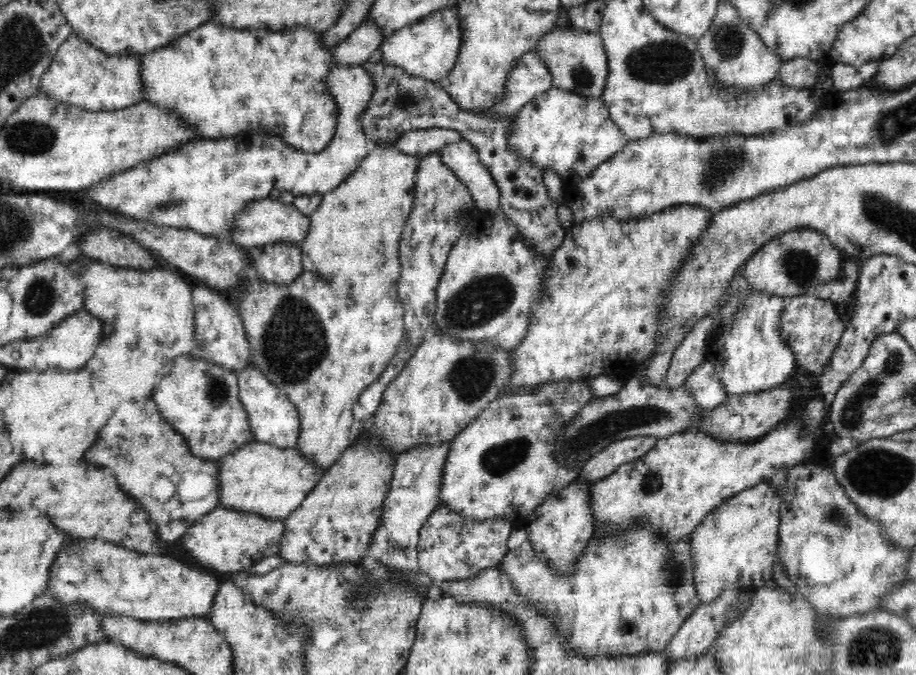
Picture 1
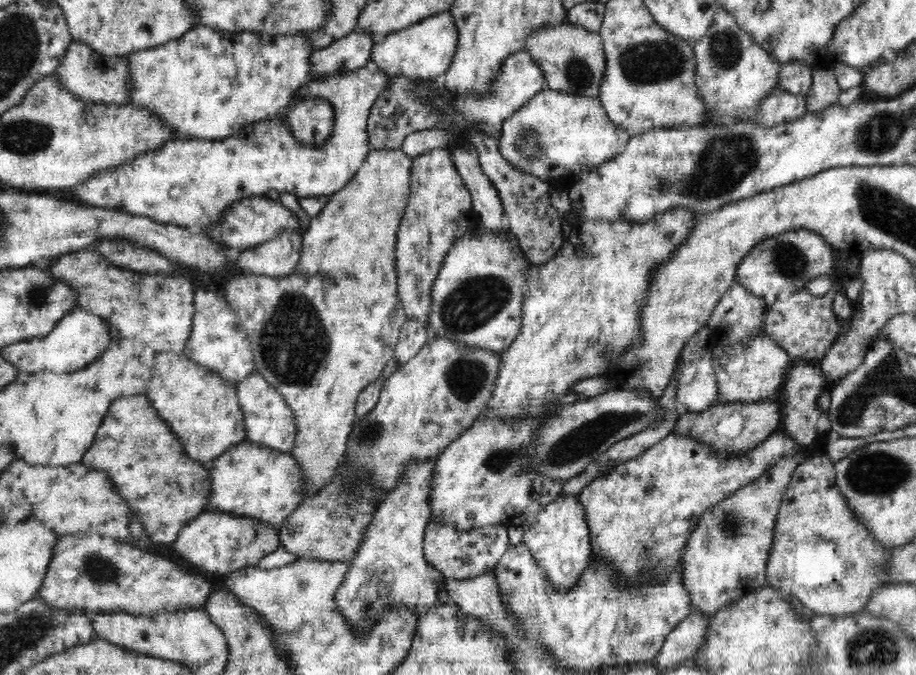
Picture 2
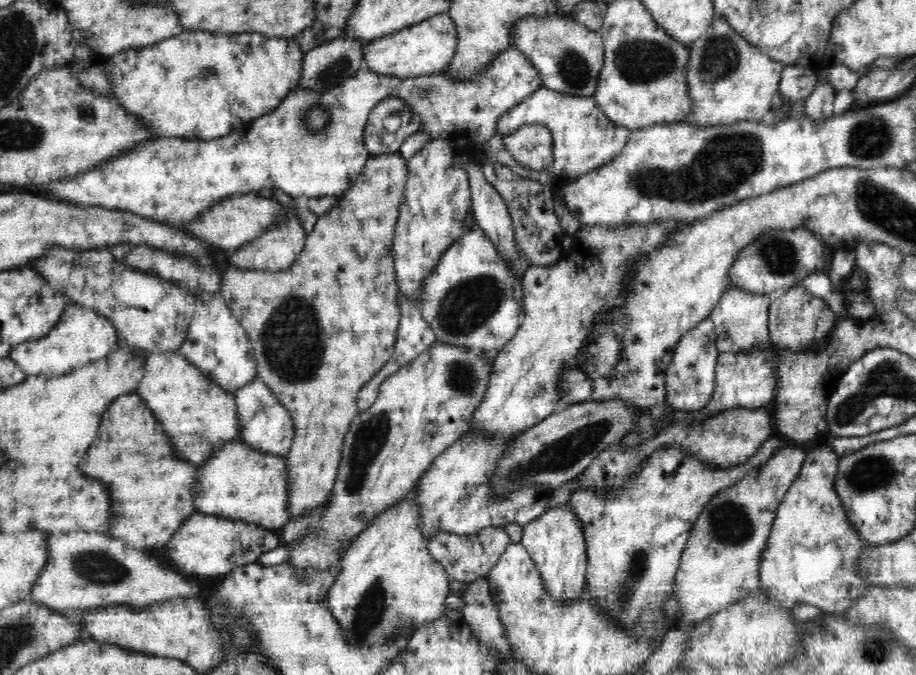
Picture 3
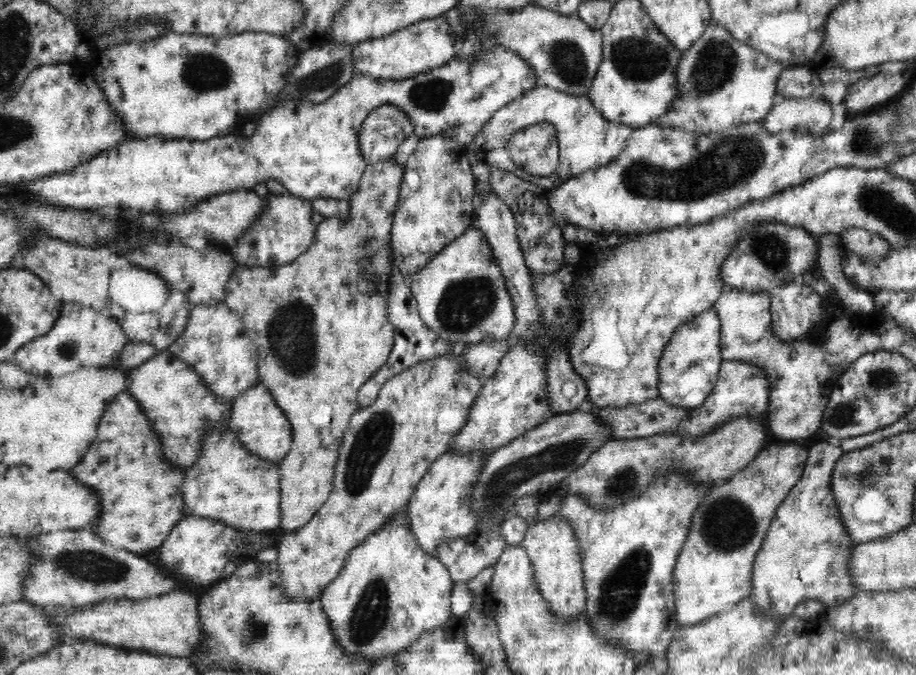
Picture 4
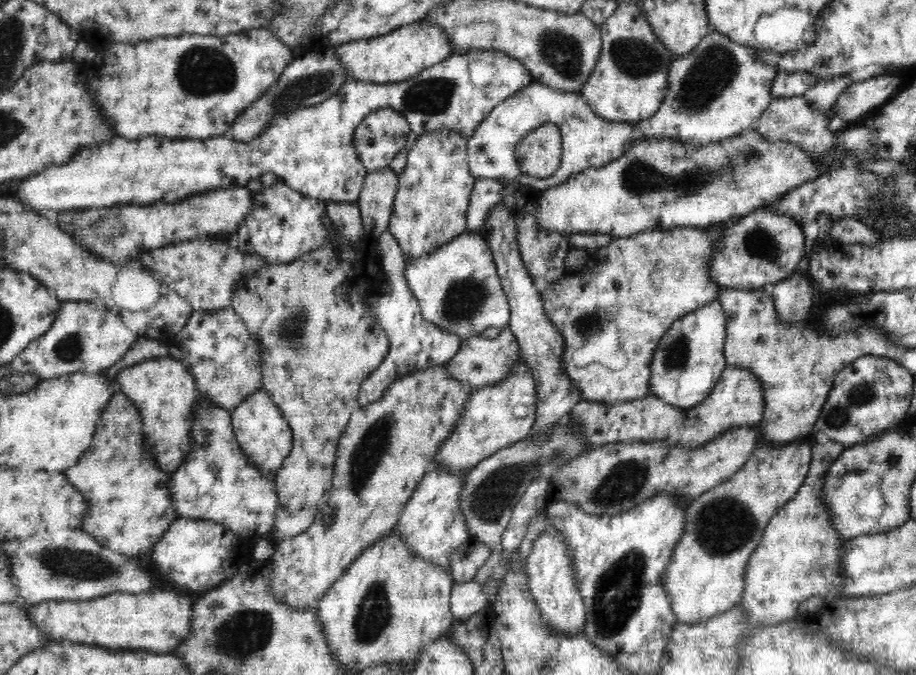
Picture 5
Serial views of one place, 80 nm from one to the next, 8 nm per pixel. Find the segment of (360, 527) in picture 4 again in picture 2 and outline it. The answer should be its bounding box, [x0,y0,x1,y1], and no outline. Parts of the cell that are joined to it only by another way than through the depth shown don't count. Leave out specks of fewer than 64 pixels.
[346,336,500,502]

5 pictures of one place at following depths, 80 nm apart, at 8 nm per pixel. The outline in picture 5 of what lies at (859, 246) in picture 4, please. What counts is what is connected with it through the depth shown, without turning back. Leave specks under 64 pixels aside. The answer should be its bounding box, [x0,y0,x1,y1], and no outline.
[831,219,884,247]

